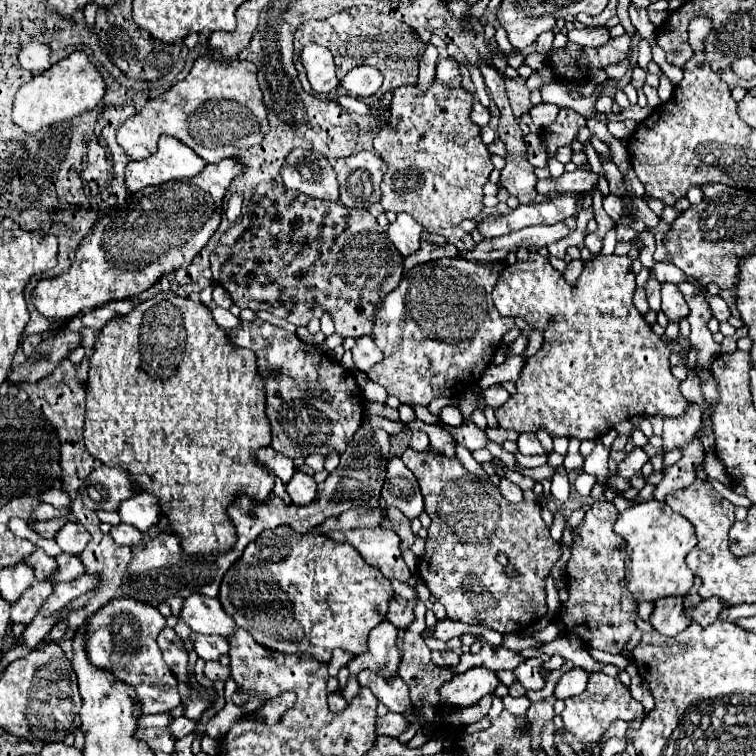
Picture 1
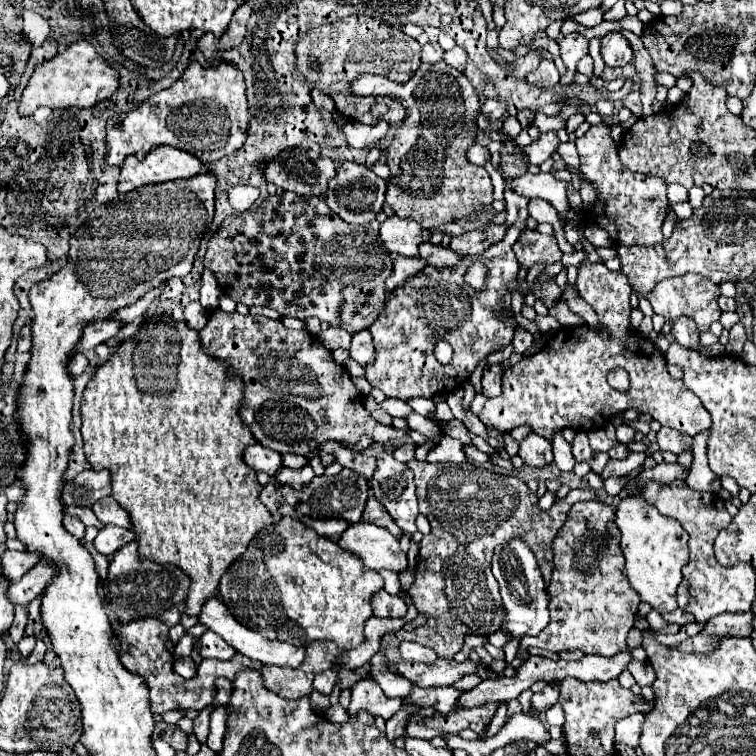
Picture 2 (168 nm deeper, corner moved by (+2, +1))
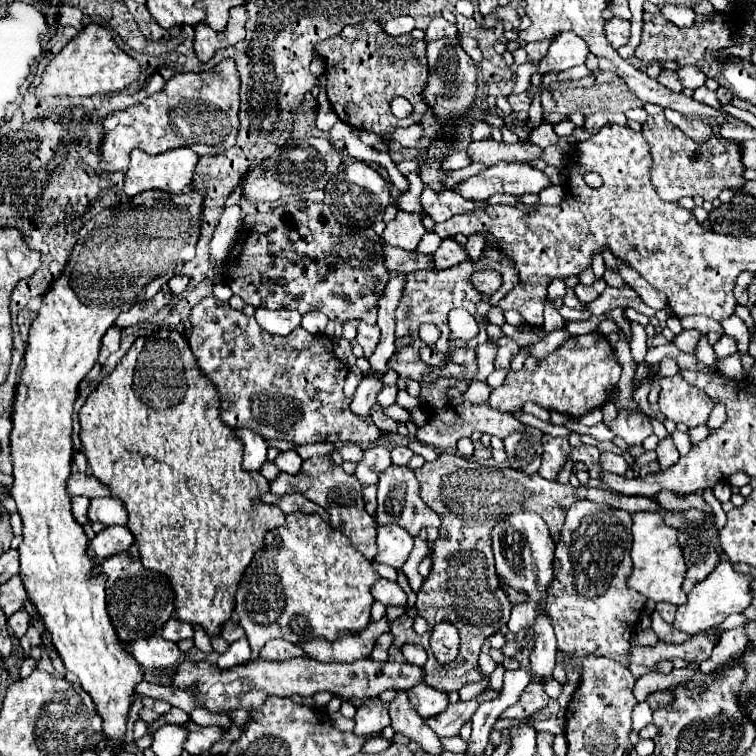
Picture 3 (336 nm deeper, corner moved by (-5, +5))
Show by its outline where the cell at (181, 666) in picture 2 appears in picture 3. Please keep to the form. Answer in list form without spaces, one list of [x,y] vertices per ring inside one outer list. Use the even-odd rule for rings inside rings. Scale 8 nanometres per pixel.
[[[149,638],[131,642],[125,646],[127,652],[143,666],[143,668],[167,668],[179,664],[179,660],[185,656],[177,644],[165,640],[165,638]]]

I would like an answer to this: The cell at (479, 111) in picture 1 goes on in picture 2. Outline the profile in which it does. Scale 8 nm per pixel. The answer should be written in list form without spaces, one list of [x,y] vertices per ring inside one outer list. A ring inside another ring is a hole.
[[[490,98],[490,100],[486,100],[486,102],[482,104],[480,112],[482,112],[484,116],[488,116],[488,120],[498,120],[506,110],[504,110],[504,104],[500,104],[498,100]]]

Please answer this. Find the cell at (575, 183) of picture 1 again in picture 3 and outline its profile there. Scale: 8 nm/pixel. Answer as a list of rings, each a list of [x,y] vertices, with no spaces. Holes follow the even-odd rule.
[[[497,162],[487,166],[477,176],[471,176],[459,182],[453,192],[461,194],[467,200],[487,200],[493,194],[511,194],[521,196],[525,192],[541,192],[551,182],[541,172],[531,168],[529,164],[515,164],[515,162]]]

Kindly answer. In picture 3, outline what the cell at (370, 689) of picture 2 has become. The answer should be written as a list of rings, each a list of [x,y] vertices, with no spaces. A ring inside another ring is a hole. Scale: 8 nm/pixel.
[[[379,698],[365,700],[365,706],[357,710],[355,714],[355,736],[369,738],[369,736],[379,736],[383,728],[391,724],[389,720],[389,704],[381,702]]]

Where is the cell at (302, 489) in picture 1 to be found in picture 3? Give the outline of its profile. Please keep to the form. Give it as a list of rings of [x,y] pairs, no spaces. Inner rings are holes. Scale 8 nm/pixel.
[[[279,452],[279,456],[275,458],[275,464],[281,472],[287,472],[287,474],[295,474],[301,470],[301,464],[303,460],[295,454],[295,452]]]

